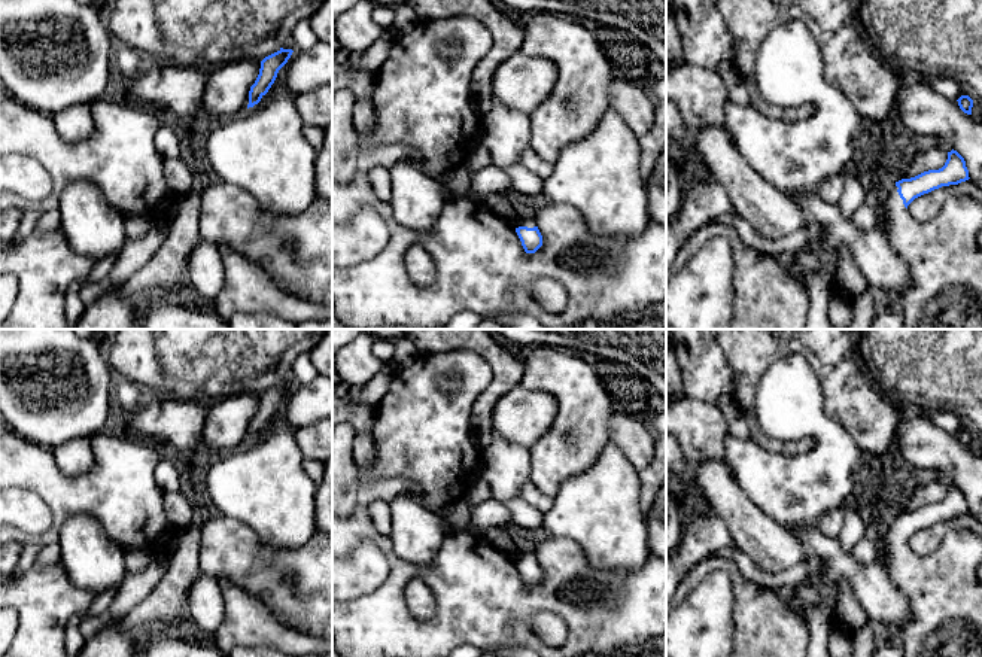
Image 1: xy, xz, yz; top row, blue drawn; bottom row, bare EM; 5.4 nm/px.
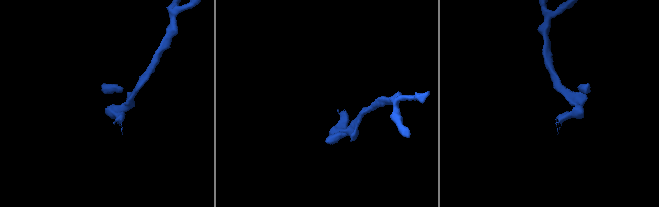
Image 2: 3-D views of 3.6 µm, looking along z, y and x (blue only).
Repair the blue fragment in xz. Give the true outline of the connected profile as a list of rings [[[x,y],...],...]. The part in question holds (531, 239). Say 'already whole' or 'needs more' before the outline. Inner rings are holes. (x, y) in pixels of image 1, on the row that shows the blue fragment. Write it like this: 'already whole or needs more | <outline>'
needs more | [[[520,219],[516,232],[526,253],[535,253],[542,246],[542,235],[533,219]]]

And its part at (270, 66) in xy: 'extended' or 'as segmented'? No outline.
as segmented

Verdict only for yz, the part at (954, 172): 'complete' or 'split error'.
split error

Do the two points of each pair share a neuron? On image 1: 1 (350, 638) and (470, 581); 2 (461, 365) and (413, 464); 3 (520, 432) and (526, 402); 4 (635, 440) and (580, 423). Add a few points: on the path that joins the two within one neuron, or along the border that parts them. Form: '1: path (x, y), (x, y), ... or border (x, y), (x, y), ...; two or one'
1: path (383, 636), (426, 636), (449, 614); one
2: path (467, 389), (465, 397), (428, 435), (428, 440); one
3: path (520, 425), (520, 417), (526, 410); one
4: border (616, 411), (610, 420), (608, 443); two

